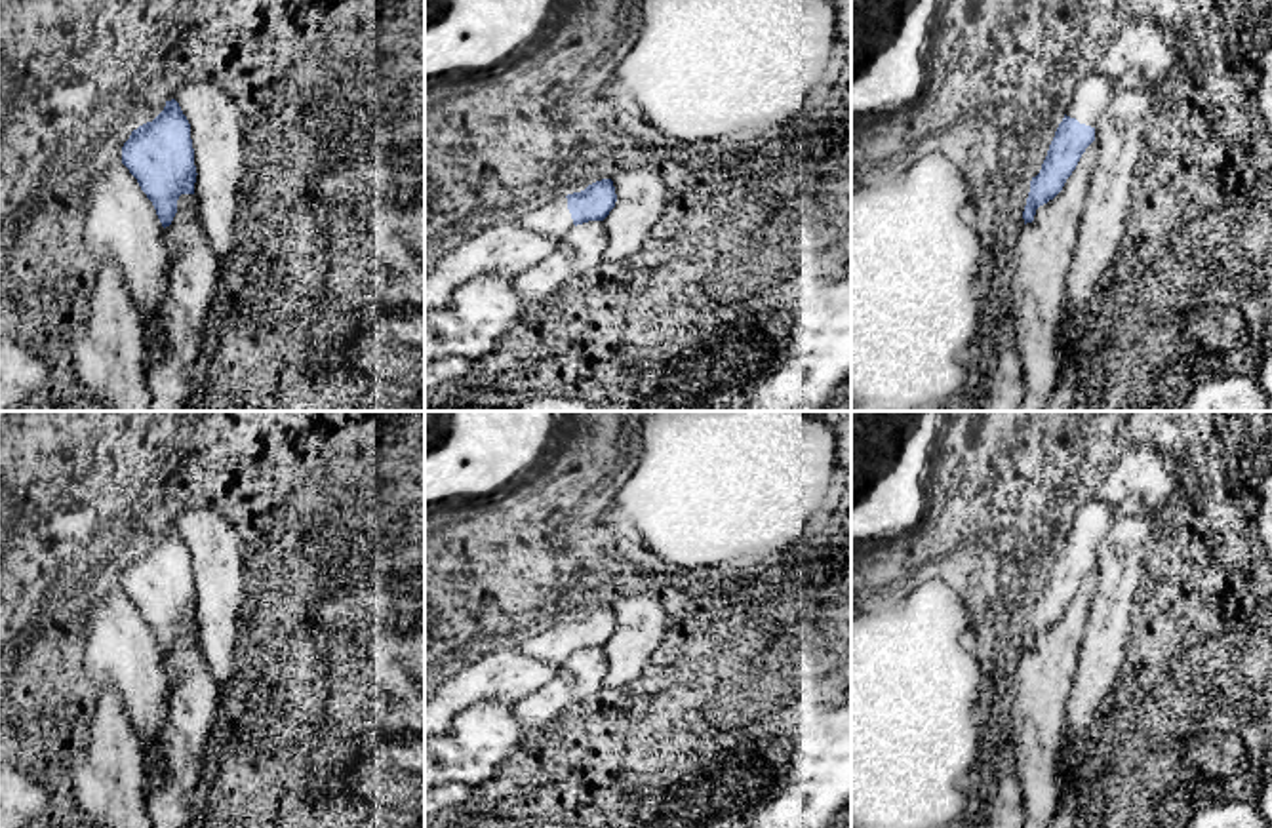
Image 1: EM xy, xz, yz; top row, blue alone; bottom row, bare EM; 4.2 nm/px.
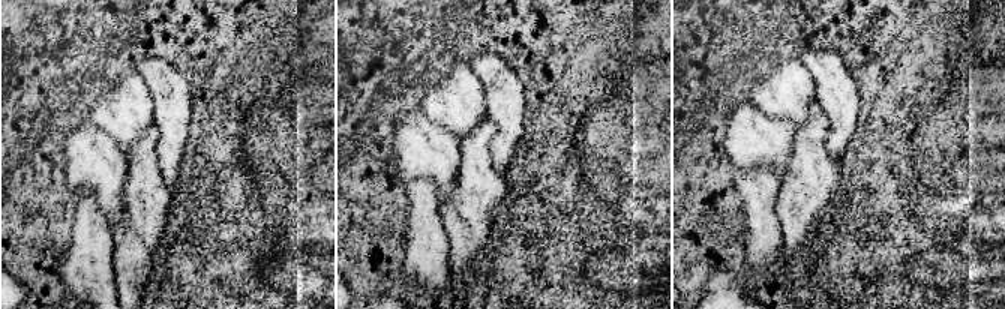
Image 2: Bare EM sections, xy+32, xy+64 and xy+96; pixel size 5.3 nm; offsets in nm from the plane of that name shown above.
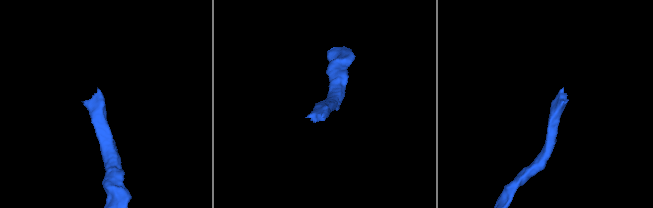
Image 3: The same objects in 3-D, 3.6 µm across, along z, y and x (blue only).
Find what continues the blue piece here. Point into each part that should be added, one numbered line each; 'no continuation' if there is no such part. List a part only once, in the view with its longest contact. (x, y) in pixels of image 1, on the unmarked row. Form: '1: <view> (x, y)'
1: xz (553, 646)

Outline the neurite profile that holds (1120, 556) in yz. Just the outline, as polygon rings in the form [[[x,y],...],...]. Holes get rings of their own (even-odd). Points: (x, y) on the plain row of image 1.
[[[1139,499],[1116,504],[1097,552],[1097,594],[1091,601],[1066,700],[1066,744],[1061,763],[1080,773],[1091,723],[1103,699],[1116,683],[1133,628],[1133,601],[1139,592],[1148,542],[1165,523],[1165,508],[1143,510]]]

